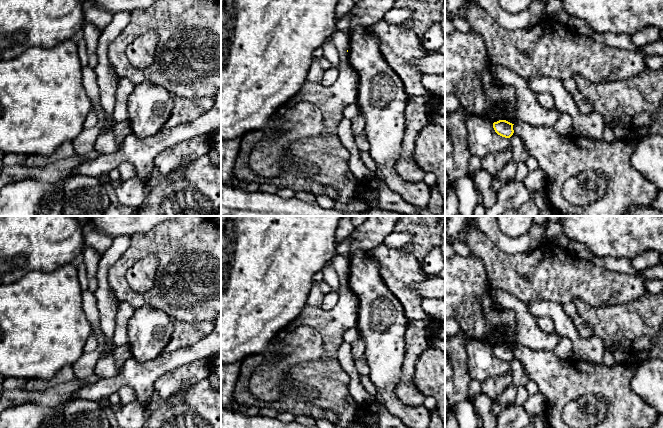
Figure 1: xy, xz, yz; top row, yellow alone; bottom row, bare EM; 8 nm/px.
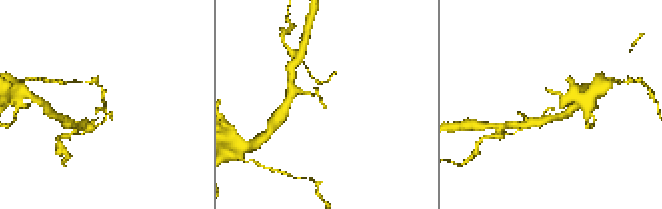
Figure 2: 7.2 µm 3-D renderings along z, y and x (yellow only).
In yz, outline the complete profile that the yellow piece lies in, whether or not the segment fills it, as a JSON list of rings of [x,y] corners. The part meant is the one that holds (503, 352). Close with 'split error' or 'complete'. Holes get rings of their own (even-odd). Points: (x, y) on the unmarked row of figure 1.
[[[499,344],[493,347],[493,352],[498,359],[505,362],[510,362],[514,357],[513,349],[514,348],[506,344]]]; complete

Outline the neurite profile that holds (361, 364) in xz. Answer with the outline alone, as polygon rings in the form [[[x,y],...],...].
[[[365,355],[358,358],[354,362],[355,362],[355,366],[356,366],[356,369],[357,369],[358,373],[359,373],[359,375],[362,375],[362,376],[369,375],[370,367],[369,367],[369,365],[367,363]]]

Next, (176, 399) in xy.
[[[190,386],[188,388],[184,388],[184,389],[180,390],[178,393],[170,396],[168,398],[168,401],[171,404],[171,406],[177,406],[177,405],[181,404],[185,398],[186,394],[189,392],[189,390],[192,387],[193,386]]]

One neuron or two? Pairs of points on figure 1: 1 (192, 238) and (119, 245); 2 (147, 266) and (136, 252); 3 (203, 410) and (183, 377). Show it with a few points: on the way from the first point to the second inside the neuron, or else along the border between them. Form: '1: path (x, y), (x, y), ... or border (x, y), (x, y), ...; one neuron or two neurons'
1: border (130, 239), (130, 245), (115, 262); two neurons
2: border (160, 259), (147, 255), (125, 275); two neurons
3: border (207, 377), (199, 380), (193, 386); two neurons

